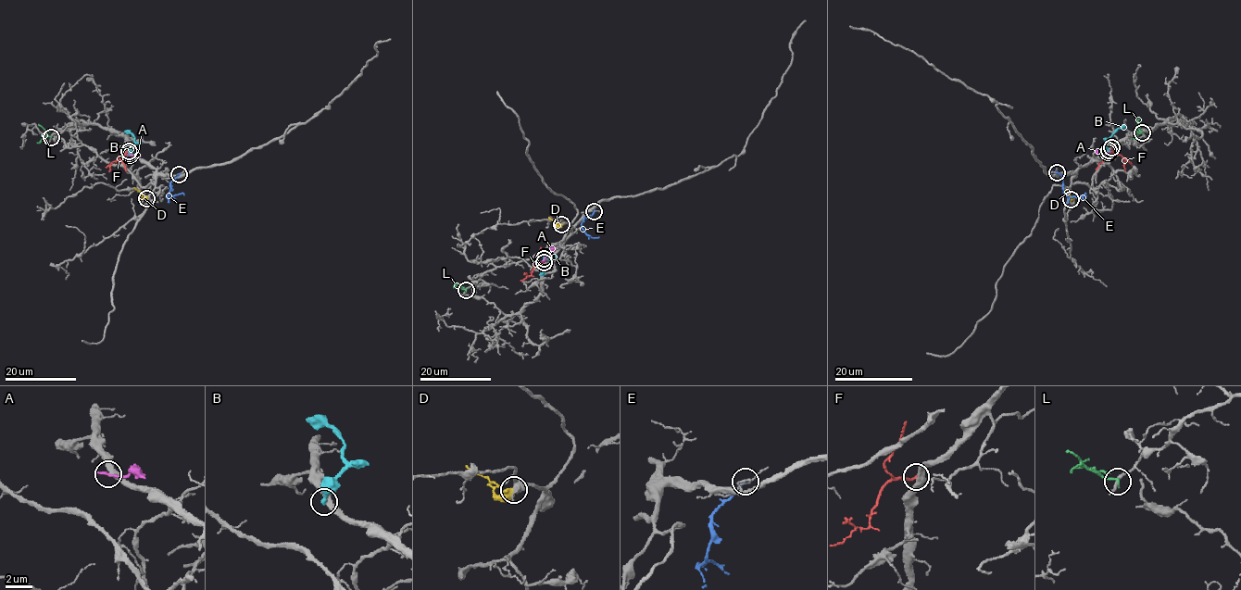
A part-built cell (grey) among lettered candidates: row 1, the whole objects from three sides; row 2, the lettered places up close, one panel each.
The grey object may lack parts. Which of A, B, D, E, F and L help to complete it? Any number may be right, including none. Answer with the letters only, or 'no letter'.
no letter

